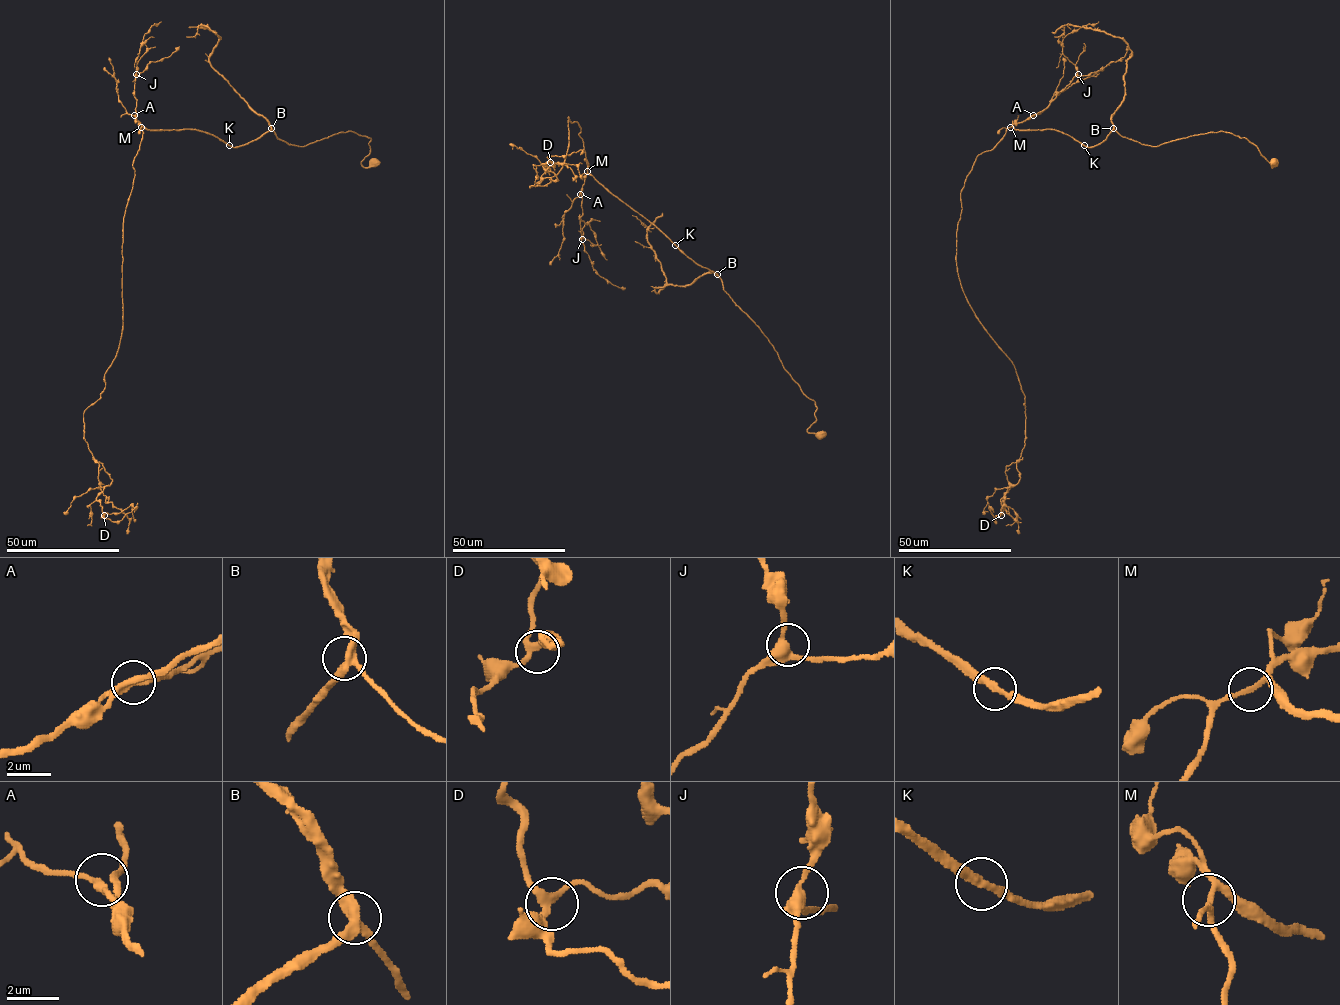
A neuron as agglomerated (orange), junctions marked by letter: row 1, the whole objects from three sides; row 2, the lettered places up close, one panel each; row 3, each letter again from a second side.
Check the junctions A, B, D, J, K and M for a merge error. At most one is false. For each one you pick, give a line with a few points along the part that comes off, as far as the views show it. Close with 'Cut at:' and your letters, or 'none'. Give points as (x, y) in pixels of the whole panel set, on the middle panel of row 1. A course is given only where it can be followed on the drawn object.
Cut at: none

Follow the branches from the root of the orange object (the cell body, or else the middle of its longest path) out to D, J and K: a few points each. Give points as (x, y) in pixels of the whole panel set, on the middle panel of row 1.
D: (819, 435), (807, 431), (815, 402), (720, 277), (587, 172), (569, 117), (562, 167), (529, 187), (550, 162)
J: (819, 435), (807, 431), (816, 420), (815, 402), (720, 277), (589, 174), (582, 239)
K: (819, 435), (807, 431), (816, 420), (815, 402), (784, 368), (768, 338), (723, 289), (720, 277), (675, 245)

